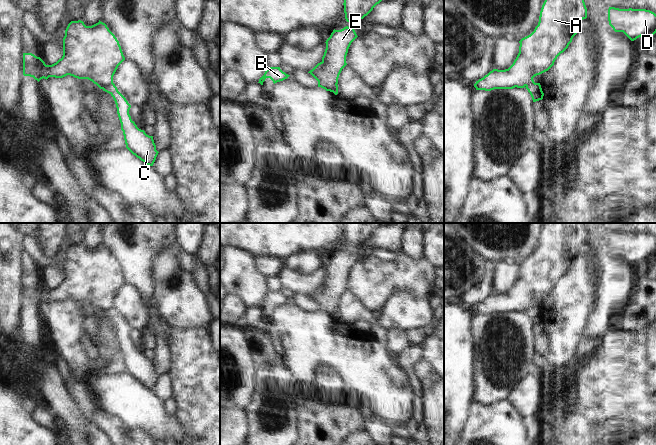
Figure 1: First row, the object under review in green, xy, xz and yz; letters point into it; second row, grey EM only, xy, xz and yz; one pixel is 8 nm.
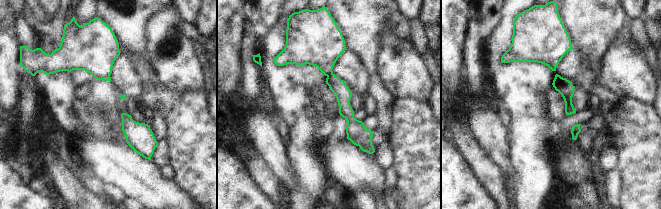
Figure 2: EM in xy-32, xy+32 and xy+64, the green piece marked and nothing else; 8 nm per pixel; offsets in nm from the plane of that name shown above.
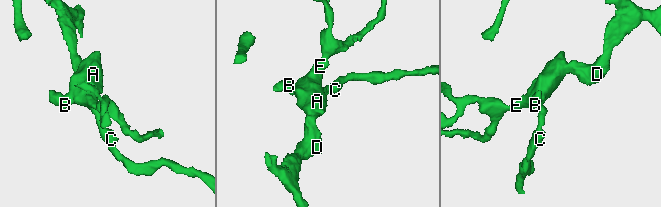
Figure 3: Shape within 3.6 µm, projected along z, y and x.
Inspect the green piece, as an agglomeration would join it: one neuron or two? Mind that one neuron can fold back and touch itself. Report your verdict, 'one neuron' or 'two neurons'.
two neurons

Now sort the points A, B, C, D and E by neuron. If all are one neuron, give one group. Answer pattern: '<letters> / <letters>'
A B D E / C

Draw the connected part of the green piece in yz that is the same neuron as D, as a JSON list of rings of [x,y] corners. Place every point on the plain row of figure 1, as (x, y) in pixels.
[[[609,231],[608,245],[615,256],[623,256],[631,265],[656,257],[656,238],[650,234]]]

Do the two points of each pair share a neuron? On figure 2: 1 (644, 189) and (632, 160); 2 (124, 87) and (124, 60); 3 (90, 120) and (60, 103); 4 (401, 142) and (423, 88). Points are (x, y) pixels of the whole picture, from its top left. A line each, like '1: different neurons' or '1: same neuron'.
1: same neuron
2: same neuron
3: different neurons
4: different neurons

